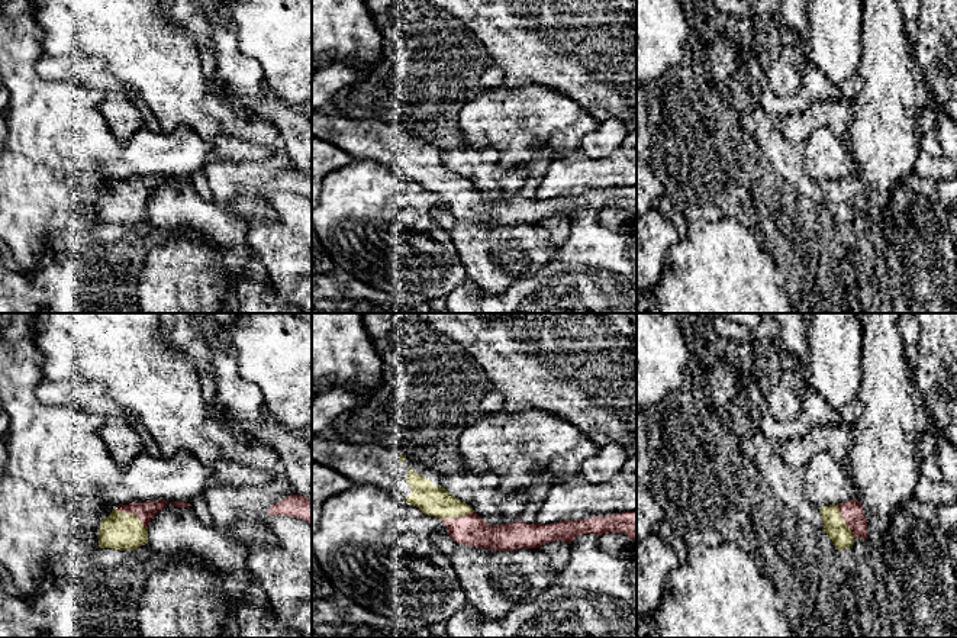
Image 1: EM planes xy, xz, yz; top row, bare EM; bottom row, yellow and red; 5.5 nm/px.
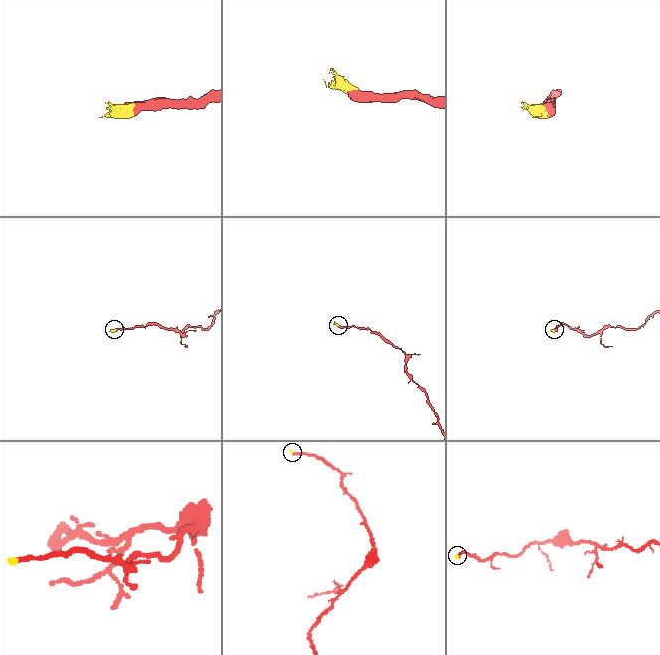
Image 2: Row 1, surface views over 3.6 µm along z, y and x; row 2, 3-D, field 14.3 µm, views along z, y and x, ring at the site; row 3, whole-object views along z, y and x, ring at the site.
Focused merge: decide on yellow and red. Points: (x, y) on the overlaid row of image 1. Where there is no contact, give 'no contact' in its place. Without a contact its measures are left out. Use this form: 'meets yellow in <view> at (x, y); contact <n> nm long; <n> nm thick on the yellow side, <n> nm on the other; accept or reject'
meets yellow in xy at (132, 514); contact 200 nm long; 200 nm thick on the yellow side, 110 nm on the other; accept

